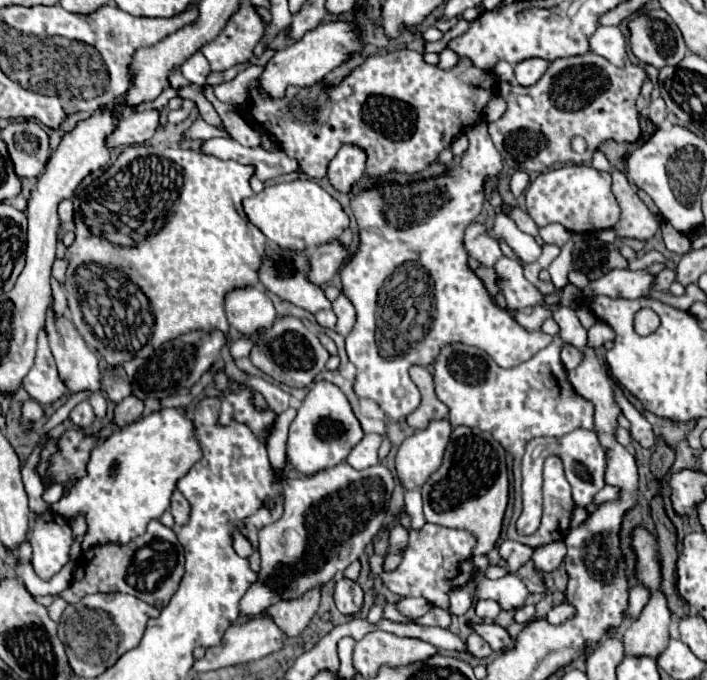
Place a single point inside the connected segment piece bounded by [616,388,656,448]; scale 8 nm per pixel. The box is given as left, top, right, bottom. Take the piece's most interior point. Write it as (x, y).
(641, 430)

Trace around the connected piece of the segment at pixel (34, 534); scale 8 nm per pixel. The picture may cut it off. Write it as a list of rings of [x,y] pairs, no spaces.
[[[48,510],[36,520],[30,532],[30,542],[36,574],[42,580],[50,580],[62,570],[62,566],[68,564],[68,550],[72,546],[70,522]]]

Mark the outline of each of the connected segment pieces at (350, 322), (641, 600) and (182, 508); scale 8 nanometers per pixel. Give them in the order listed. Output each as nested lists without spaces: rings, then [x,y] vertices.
[[[340,292],[340,296],[332,302],[332,308],[334,308],[336,316],[338,316],[336,332],[342,334],[342,336],[348,336],[352,326],[354,326],[354,322],[356,322],[356,310],[354,310],[350,298],[344,292]]]
[[[636,584],[632,590],[630,590],[630,606],[626,610],[626,614],[630,614],[630,618],[626,618],[628,622],[636,620],[642,612],[642,608],[648,604],[650,600],[650,590],[644,586],[644,584]]]
[[[174,490],[172,494],[172,504],[170,504],[170,512],[176,520],[176,526],[182,526],[188,522],[188,516],[190,516],[190,504],[188,500],[184,498],[184,494],[180,490]]]

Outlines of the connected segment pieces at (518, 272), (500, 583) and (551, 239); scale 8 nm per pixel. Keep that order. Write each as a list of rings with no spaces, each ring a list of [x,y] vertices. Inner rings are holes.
[[[500,258],[494,266],[496,276],[498,276],[498,286],[502,294],[506,296],[508,308],[514,310],[524,310],[528,306],[546,306],[544,294],[534,288],[522,274],[522,266],[516,260],[510,258]]]
[[[508,574],[504,578],[498,580],[488,580],[488,578],[480,578],[476,582],[474,588],[474,596],[476,598],[490,598],[496,600],[502,610],[516,610],[524,604],[524,600],[528,598],[528,588],[526,584],[516,576],[516,574]]]
[[[548,224],[548,226],[540,228],[540,236],[542,236],[542,240],[544,240],[546,244],[564,246],[564,244],[570,240],[572,232],[568,232],[562,224]]]

